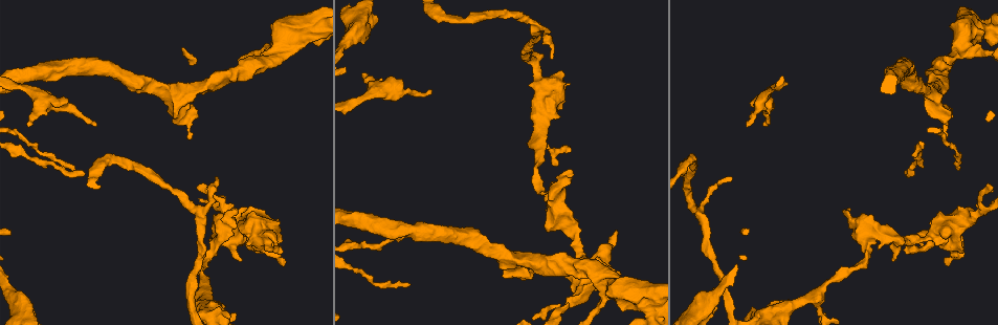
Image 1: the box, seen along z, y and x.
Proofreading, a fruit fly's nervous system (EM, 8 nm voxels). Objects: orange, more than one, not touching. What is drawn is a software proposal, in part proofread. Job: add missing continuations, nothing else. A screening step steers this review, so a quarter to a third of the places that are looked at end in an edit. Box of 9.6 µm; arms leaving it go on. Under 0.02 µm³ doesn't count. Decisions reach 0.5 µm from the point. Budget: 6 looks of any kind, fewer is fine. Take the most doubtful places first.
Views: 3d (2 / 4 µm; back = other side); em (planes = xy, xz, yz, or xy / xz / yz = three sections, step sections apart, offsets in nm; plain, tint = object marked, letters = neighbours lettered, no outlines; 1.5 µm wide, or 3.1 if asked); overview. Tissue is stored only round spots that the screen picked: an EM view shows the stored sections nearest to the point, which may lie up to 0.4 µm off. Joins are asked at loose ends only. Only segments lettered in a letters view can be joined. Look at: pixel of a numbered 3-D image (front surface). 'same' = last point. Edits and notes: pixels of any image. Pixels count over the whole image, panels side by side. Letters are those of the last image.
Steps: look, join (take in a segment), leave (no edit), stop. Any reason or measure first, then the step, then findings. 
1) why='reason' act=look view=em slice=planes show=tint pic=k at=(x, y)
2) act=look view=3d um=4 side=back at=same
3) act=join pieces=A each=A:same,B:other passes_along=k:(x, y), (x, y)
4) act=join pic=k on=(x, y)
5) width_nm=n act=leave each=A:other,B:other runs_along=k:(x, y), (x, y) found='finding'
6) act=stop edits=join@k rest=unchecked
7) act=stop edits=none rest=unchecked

why='an open end' act=look view=em slice=planes show=tint pic=1 at=(765, 124)

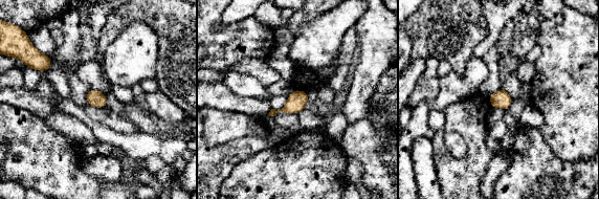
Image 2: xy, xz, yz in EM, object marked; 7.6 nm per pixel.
why='what lies round it' act=look view=em slice=planes show=letters at=same

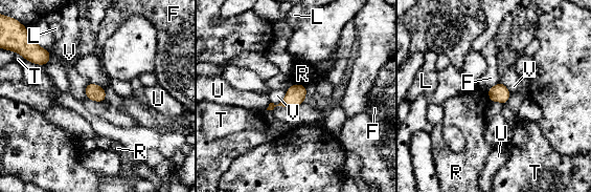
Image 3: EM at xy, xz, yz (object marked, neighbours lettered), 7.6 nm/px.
width_nm=130 act=leave each=F:other,L:other,R:other,T:other,U:other,V:other border=3:(294, 83), (304, 86) found='no lettered segment goes on from it'

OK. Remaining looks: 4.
why='an open end' act=look view=em slice=xz step=8 show=tint pic=1 at=(29, 126)

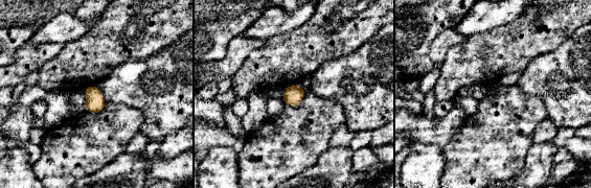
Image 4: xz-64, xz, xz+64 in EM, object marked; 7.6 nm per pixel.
why='cut it another way' act=look view=em slice=planes show=tint at=same

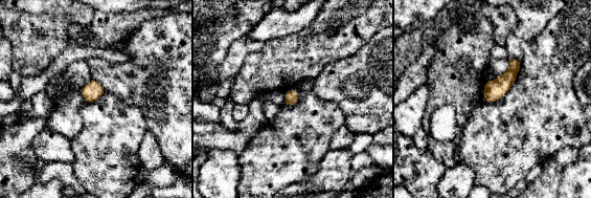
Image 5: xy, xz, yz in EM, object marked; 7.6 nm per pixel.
why='see the neighbours' act=look view=em slice=planes show=letters at=same

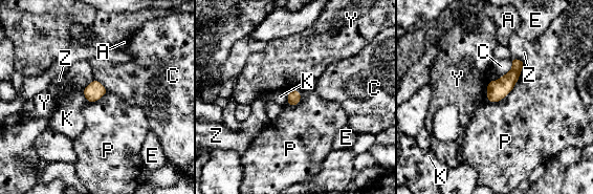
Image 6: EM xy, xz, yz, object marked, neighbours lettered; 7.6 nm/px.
act=leave each=A:other,C:other,E:other,K:other,P:other,Y:other,Z:other border=6:(525, 62), (513, 88), (488, 102) found='no lettered segment goes on from it'

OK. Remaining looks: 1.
act=stop edits=none rest=unchecked

